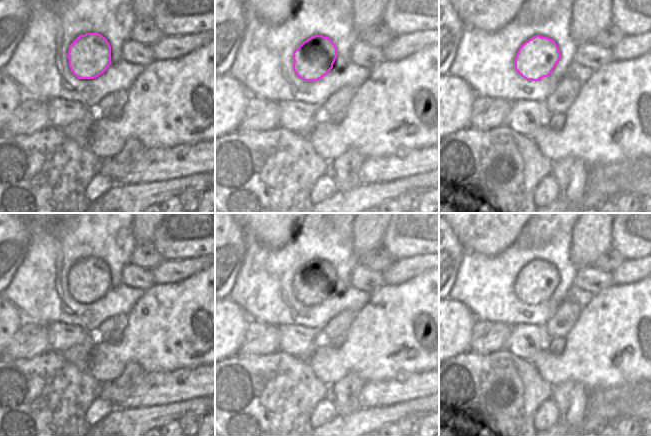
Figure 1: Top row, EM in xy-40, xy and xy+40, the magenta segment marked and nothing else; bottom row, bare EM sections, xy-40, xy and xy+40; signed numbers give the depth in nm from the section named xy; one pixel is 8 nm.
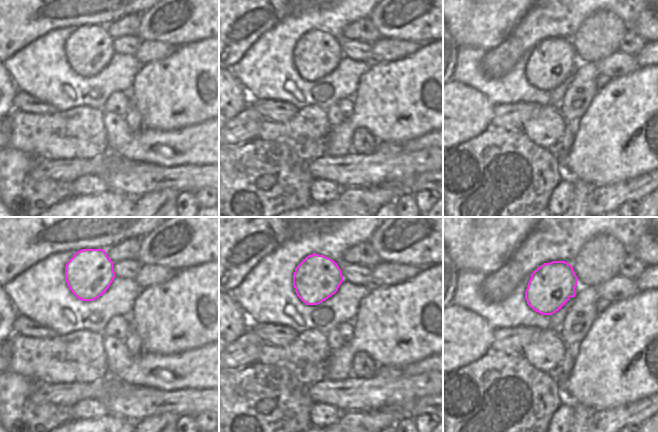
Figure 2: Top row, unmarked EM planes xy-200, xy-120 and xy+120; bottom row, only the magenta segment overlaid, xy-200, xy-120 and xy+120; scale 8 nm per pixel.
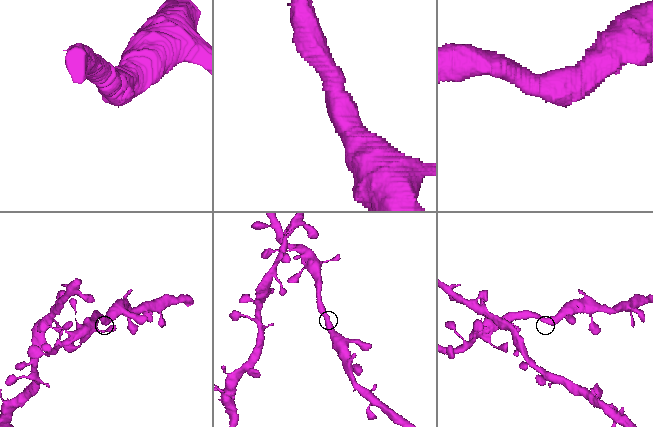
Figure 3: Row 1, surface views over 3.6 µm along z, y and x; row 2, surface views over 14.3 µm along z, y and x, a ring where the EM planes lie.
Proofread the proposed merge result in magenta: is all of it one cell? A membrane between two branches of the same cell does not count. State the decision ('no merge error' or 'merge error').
no merge error

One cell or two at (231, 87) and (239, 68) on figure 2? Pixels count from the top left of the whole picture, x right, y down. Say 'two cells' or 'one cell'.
two cells

